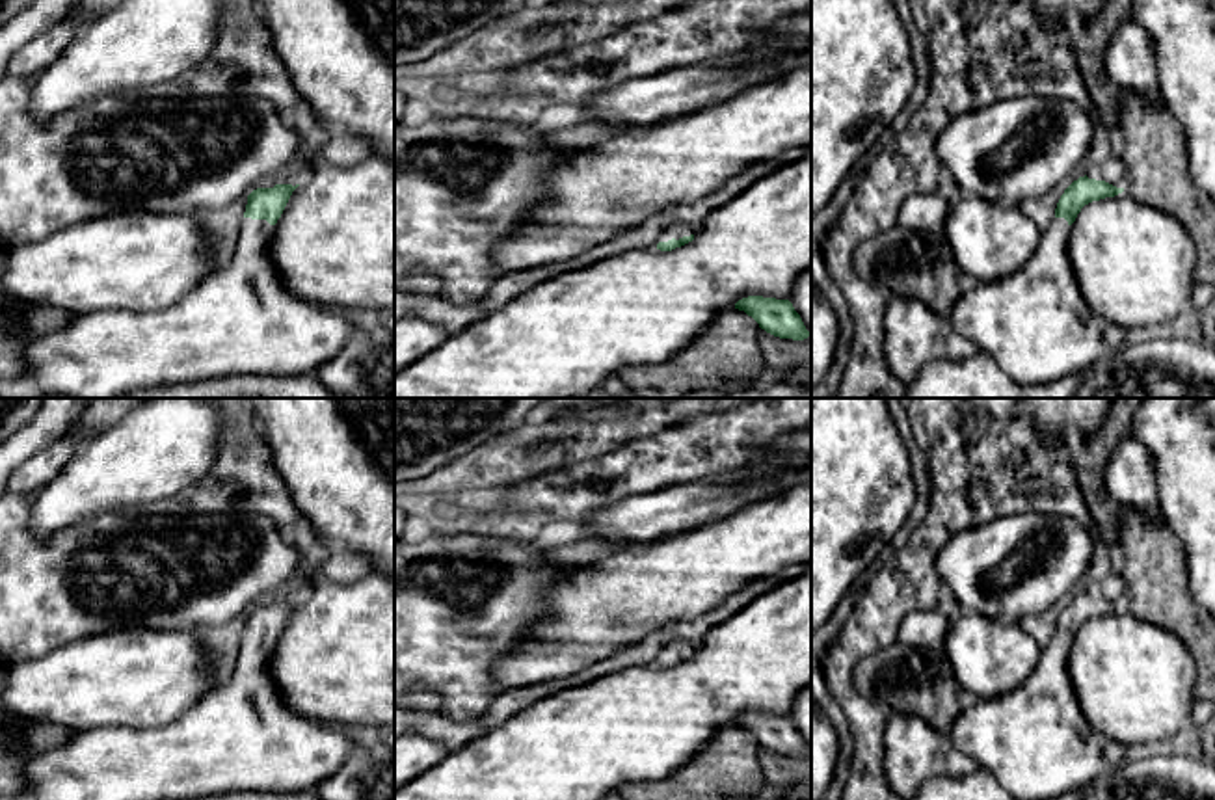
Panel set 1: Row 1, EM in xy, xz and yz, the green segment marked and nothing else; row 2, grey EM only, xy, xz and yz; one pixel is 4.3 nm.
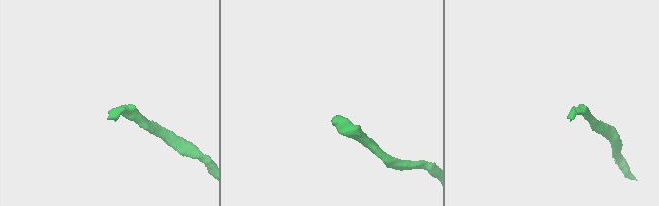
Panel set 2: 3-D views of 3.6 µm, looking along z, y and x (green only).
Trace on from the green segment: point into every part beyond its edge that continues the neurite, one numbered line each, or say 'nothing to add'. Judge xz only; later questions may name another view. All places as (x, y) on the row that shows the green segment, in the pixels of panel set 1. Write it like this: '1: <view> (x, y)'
1: xz (676, 231)

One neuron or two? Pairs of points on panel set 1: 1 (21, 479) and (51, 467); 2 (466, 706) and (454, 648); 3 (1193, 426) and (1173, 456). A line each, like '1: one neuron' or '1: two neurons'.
1: one neuron
2: one neuron
3: one neuron

